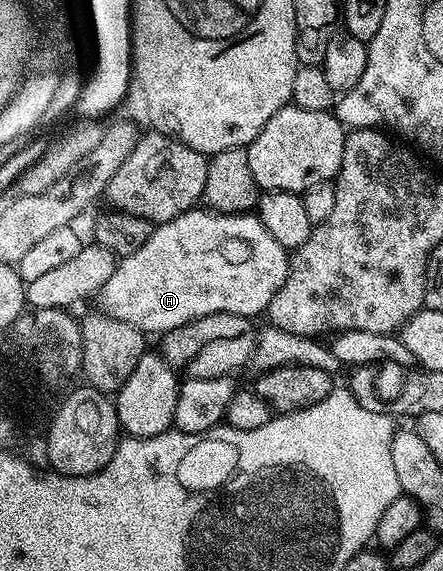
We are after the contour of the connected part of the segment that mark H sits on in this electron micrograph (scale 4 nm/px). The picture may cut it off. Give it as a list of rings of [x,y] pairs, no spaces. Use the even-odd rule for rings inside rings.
[[[199,211],[186,212],[158,225],[137,254],[129,254],[116,263],[109,282],[97,294],[98,311],[102,315],[117,318],[117,322],[129,322],[129,326],[140,328],[145,334],[162,334],[218,312],[248,318],[255,318],[258,312],[266,313],[273,294],[287,277],[288,249],[282,248],[277,238],[265,230],[258,215]]]

